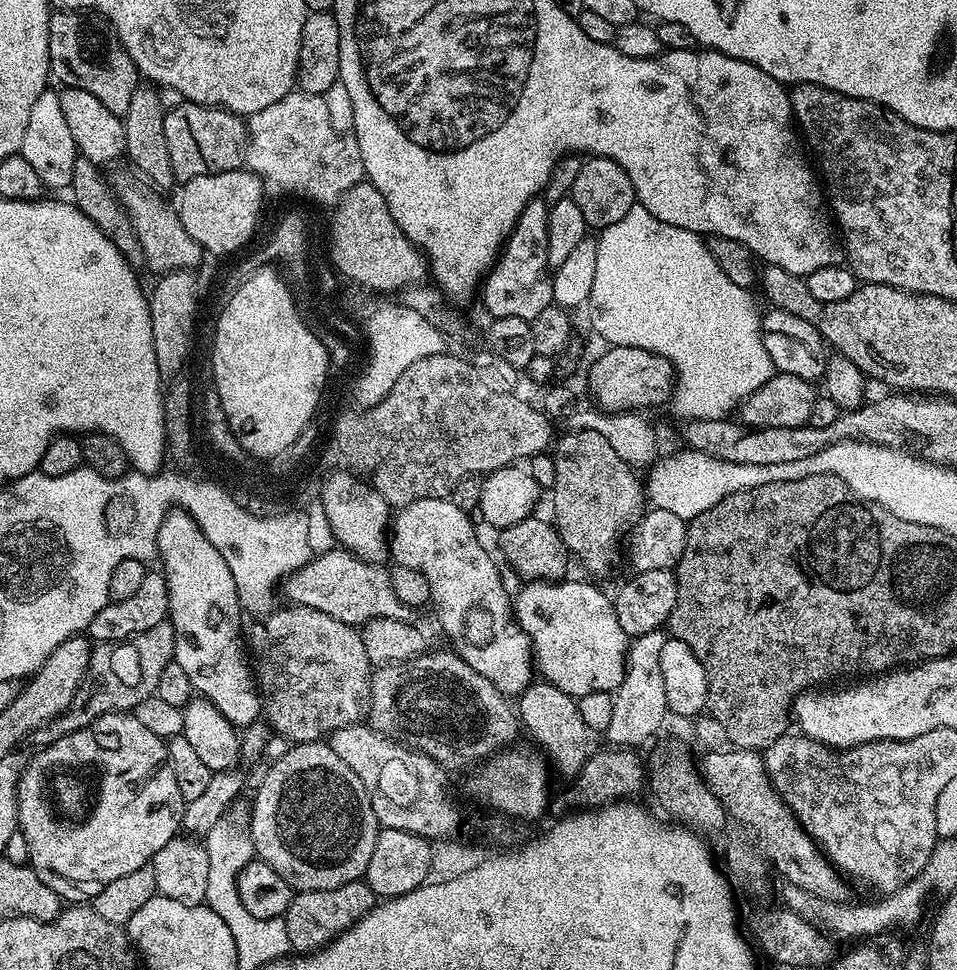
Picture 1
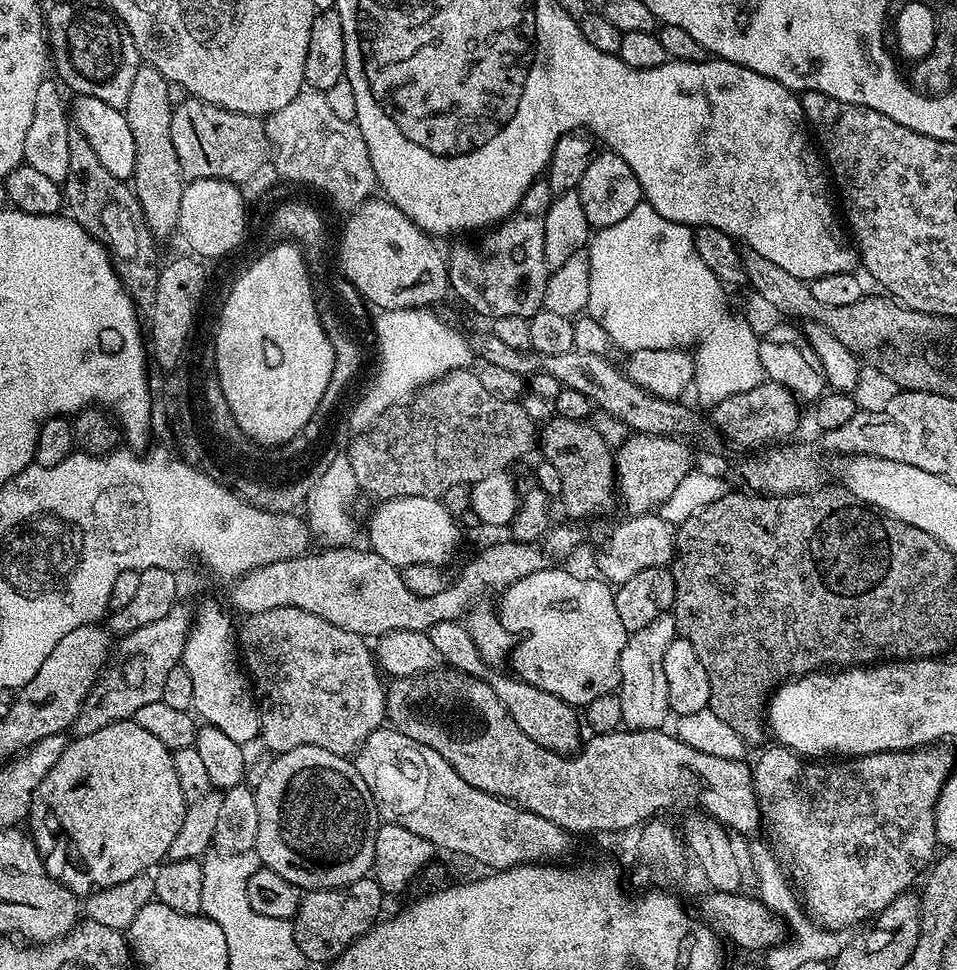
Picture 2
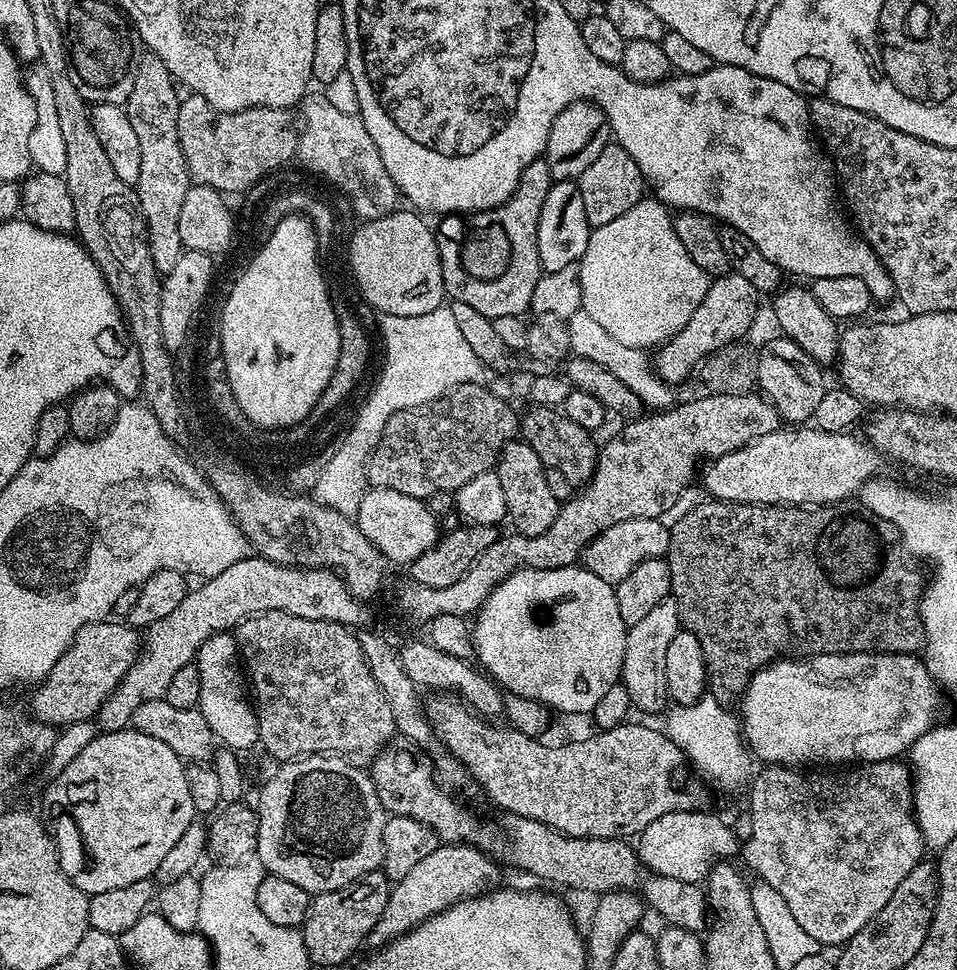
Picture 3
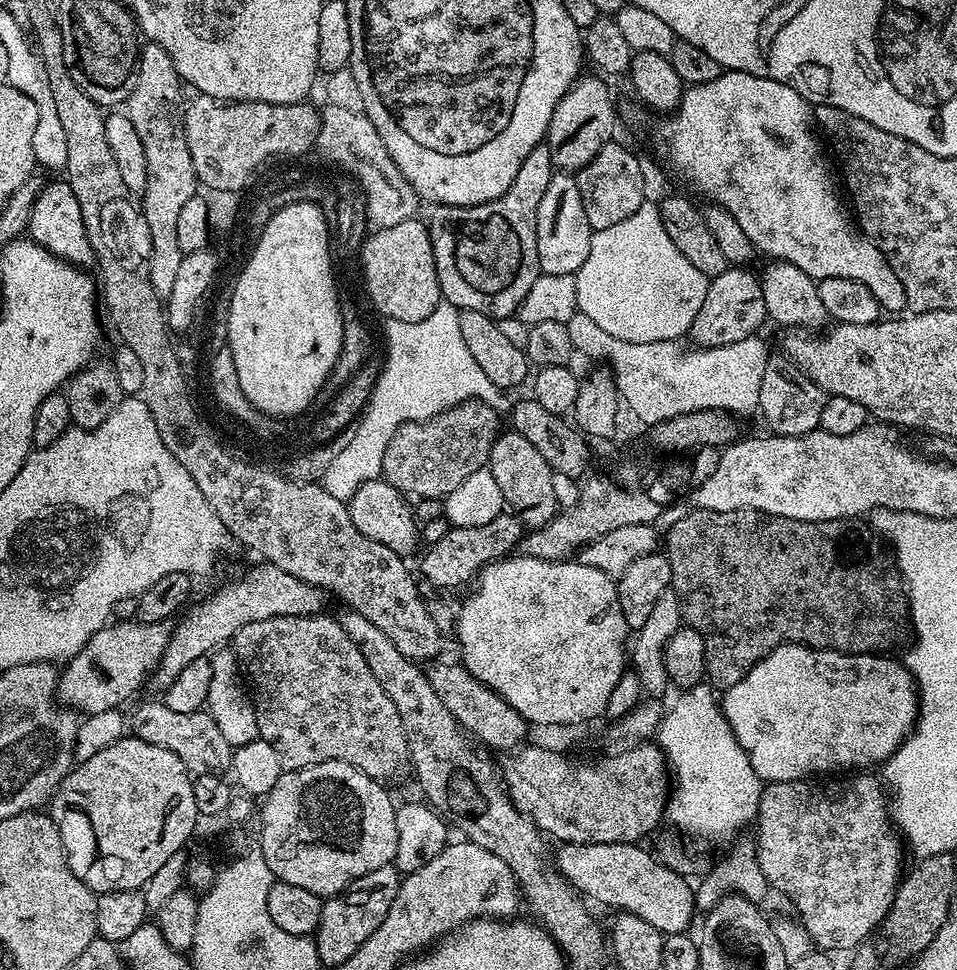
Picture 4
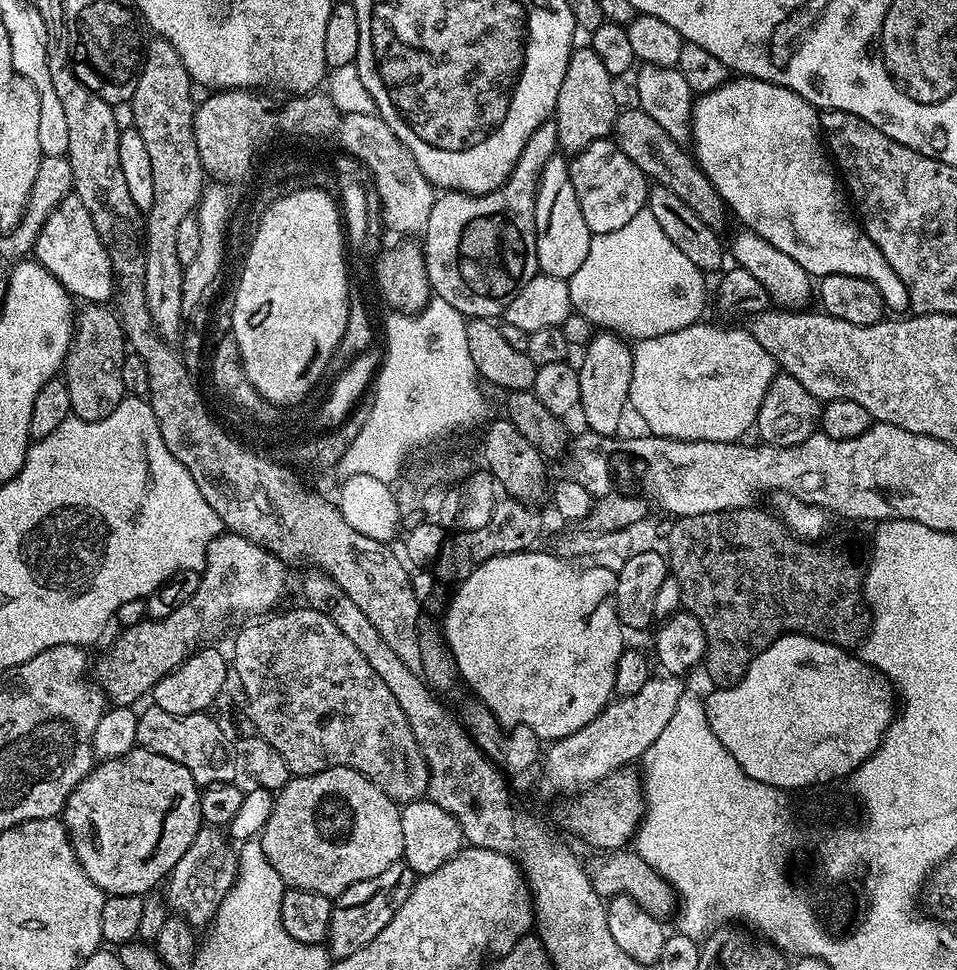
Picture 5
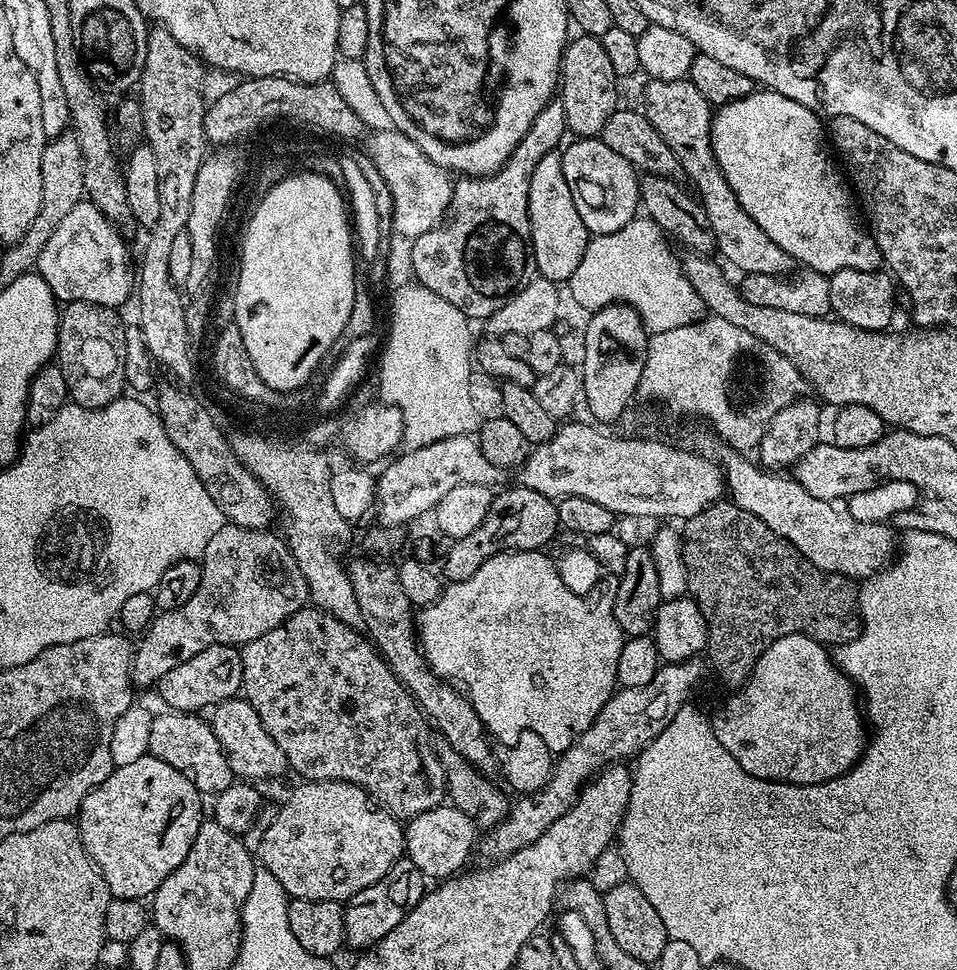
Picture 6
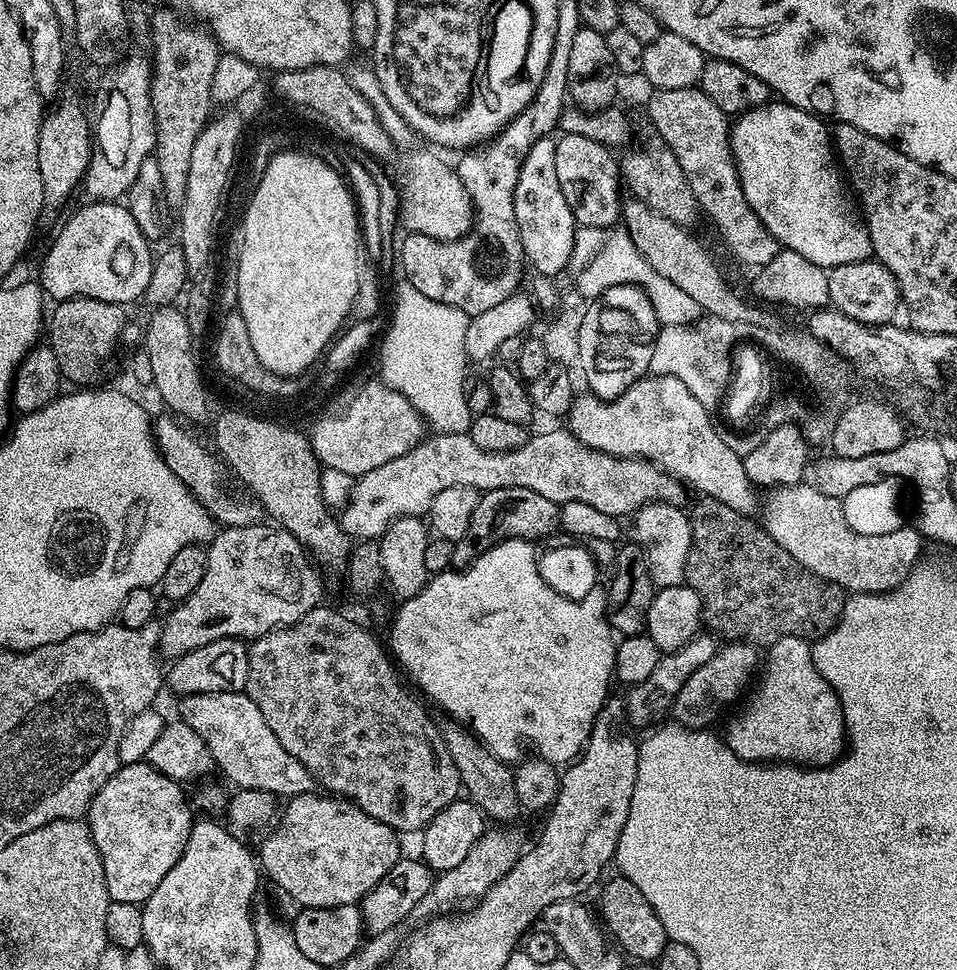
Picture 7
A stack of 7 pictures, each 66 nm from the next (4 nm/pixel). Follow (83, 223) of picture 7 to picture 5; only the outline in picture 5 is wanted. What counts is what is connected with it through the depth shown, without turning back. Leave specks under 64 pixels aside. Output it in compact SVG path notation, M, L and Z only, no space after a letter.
M74 194L67 196L46 218L36 239L34 259L54 274L69 296L77 301L104 304L113 299L114 277L108 247L102 242L98 230L94 230L90 210L86 210Z

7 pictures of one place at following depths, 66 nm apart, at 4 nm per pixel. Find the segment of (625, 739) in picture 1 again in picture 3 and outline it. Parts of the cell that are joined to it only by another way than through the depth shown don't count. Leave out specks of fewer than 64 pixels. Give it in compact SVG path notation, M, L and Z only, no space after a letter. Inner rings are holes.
M669 598L658 602L642 622L629 628L626 638L626 654L622 682L632 699L633 709L644 712L663 713L669 707L668 687L666 686L666 649L670 646L674 634L682 631L678 618L678 606ZM665 707L665 708L664 708ZM664 708L664 709L663 709Z

